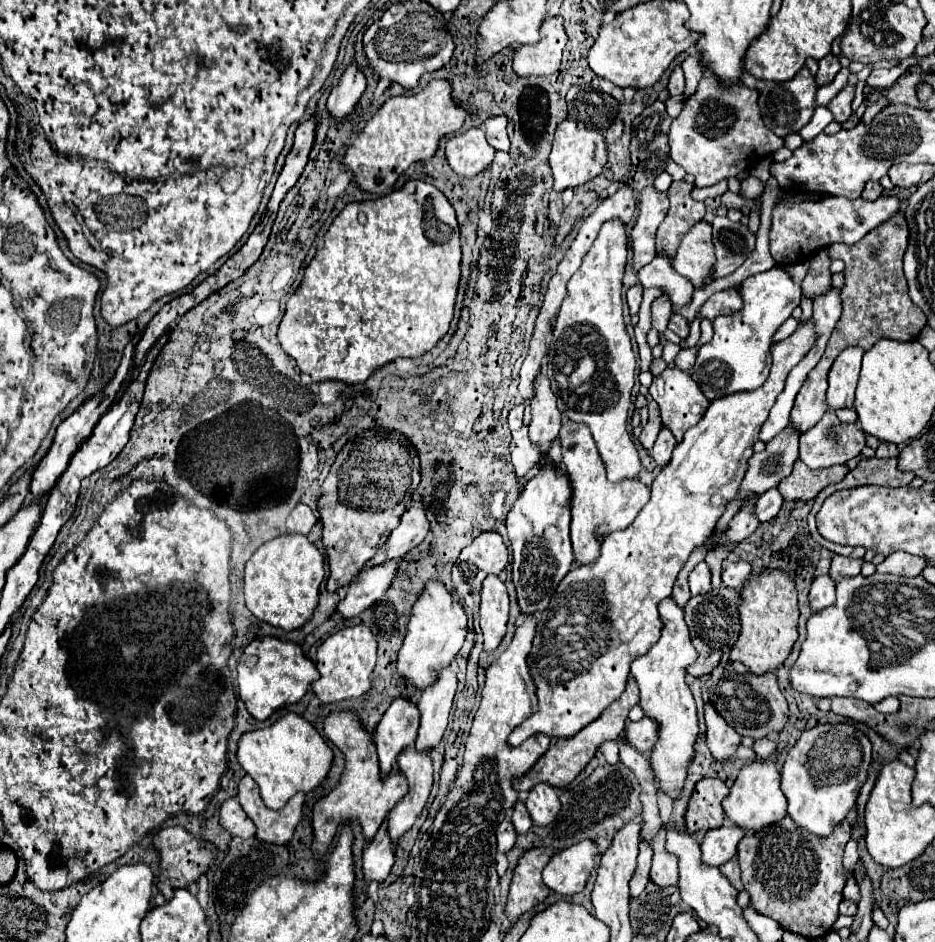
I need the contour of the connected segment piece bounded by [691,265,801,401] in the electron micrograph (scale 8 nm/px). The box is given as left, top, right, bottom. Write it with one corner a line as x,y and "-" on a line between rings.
775,265
765,273
747,277
741,283
741,295
743,309
735,315
717,317
713,321
713,339
699,349
697,361
693,365
691,377
709,401
721,399
731,393
753,391
765,383
769,375
767,359
771,337
801,303
801,287
793,283
787,269
781,265

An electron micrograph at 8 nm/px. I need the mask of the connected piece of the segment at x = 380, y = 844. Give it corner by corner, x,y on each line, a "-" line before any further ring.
383,823
363,851
365,881
367,883
385,881
393,863
395,863
395,843
387,833
387,823

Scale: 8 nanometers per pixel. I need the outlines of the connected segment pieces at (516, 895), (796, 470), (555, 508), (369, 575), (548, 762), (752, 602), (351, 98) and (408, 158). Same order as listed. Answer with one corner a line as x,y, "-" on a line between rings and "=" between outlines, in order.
529,851
529,855
521,855
519,865
513,871
505,905
505,915
511,923
515,923
525,911
545,901
545,897
549,895
549,889
541,879
541,871
549,863
549,859
549,851
=
797,461
795,467
793,467
793,473
789,475
789,479
783,479
777,489
779,489
783,499
813,501
821,489
825,489
827,485
839,483
845,475
847,475
845,465
813,471
813,469
805,467
805,463
=
549,461
533,479
529,479
525,491
507,513
507,531
513,551
513,585
517,591
519,611
523,615
545,611
559,581
571,569
573,551
569,539
569,499
571,487
567,475
557,475
=
397,561
397,563
385,563
385,567
363,569
363,571
353,579
353,583
349,583
347,597
345,597
345,599
341,599
341,601
337,603
335,613
339,613
343,619
353,619
353,617
357,617
361,611
365,611
367,607
371,607
377,599
381,599
381,597
383,597
383,593
385,593
385,591
389,589
389,585
393,583
399,563
401,563
401,561
=
629,677
627,681
627,687
623,691
623,695
609,707
603,711
601,719
593,721
589,727
585,727
585,731
581,731
581,735
575,735
573,739
553,739
551,741
551,747
547,749
547,753
535,763
535,767
529,771
529,775
525,775
525,779
519,779
517,781
517,791
529,791
531,787
535,787
537,783
547,783
551,787
567,787
569,783
573,783
573,779
587,767
587,763
595,757
595,753
599,751
599,747
605,743
605,741
615,741
621,731
625,729
625,721
627,721
627,715
631,711
633,705
639,703
639,691
637,691
637,683
633,677
=
763,569
759,575
749,575
741,589
741,603
737,605
741,631
731,651
731,661
741,661
753,673
775,671
783,665
797,641
797,589
795,581
779,569
=
351,61
345,67
339,83
333,87
333,91
327,99
327,107
333,115
333,119
341,121
343,117
347,117
353,111
353,107
359,101
363,91
365,91
365,75
361,71
361,65
=
441,79
431,81
415,95
391,97
347,147
345,157
341,159
343,169
353,175
353,181
361,191
385,195
387,189
393,187
393,171
401,175
411,163
431,159
437,151
439,139
459,131
465,117
467,111
453,103
449,83

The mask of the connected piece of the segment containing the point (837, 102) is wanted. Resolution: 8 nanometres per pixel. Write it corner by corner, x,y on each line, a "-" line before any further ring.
845,85
827,105
827,109
833,113
833,119
843,123
849,119
851,115
851,103
853,103
853,97
855,97
855,87
853,85

